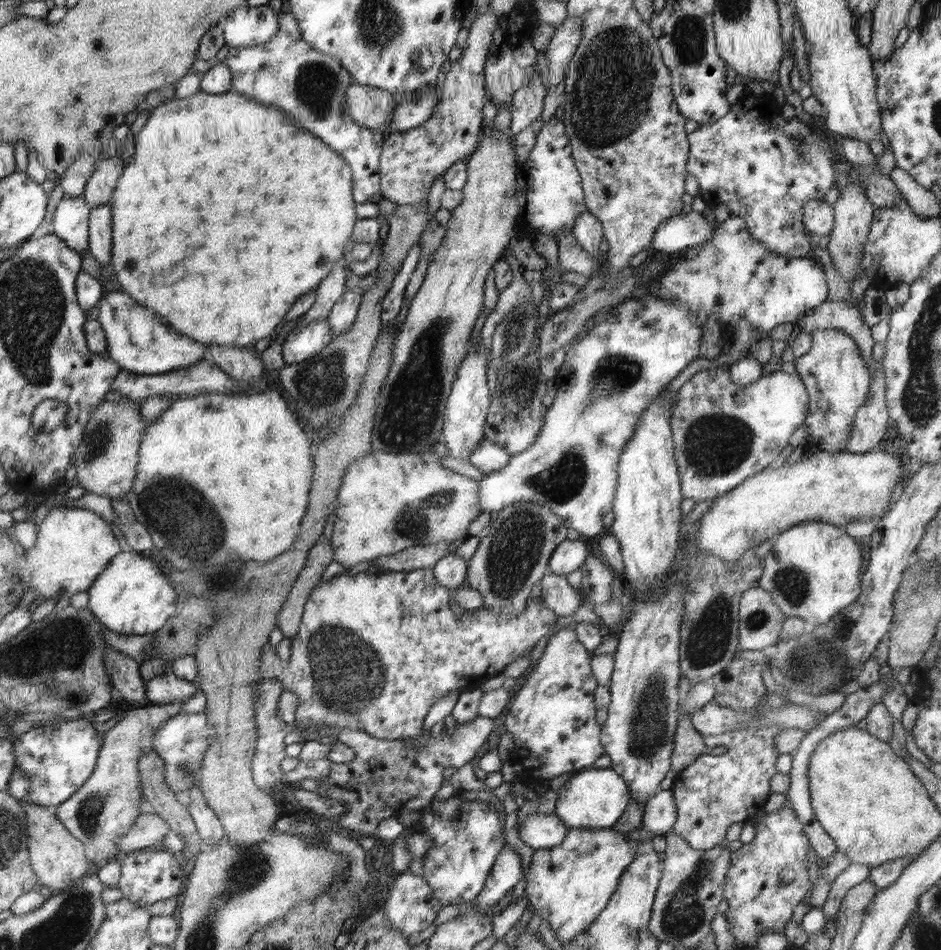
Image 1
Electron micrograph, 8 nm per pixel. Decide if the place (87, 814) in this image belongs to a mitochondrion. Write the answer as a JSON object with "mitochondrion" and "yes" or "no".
{"mitochondrion":"yes"}

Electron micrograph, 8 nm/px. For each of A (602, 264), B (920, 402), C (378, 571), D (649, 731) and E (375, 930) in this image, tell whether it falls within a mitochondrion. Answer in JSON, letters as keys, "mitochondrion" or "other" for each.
{"A":"other","B":"mitochondrion","C":"other","D":"mitochondrion","E":"other"}

